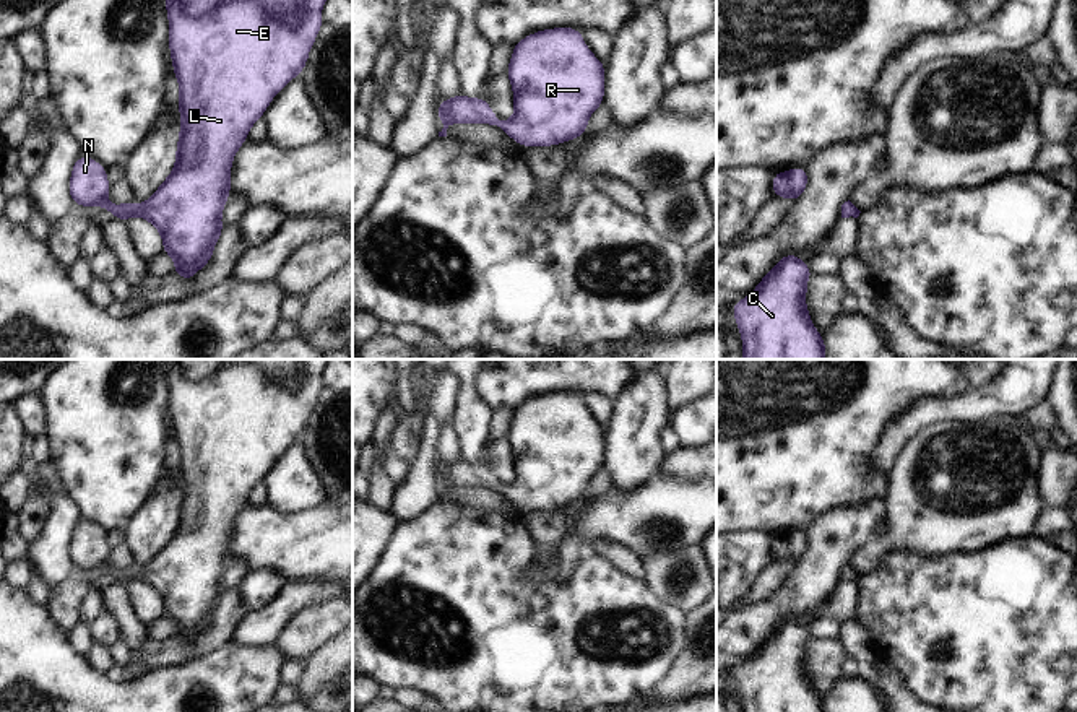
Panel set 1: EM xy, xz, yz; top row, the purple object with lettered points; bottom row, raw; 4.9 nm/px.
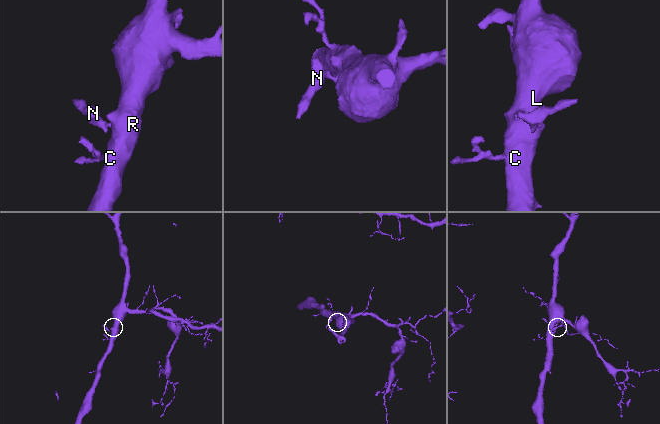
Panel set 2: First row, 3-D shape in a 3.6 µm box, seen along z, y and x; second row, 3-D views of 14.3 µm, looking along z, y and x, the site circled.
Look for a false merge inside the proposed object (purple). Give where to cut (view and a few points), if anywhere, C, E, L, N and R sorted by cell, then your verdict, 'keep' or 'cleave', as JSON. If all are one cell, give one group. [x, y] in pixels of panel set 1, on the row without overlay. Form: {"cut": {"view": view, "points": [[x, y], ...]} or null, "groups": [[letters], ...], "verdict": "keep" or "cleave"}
{"cut": null, "groups": [["C", "E", "L", "N", "R"]], "verdict": "keep"}

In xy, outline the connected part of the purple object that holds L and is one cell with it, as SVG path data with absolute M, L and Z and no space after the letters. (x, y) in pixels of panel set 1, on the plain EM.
M166 359L169 384L169 416L172 434L179 445L180 496L175 512L175 530L153 561L140 569L127 566L112 569L107 566L110 548L107 532L96 523L80 519L75 525L68 556L78 571L99 569L115 584L125 587L130 580L148 584L162 601L166 616L177 631L172 639L184 640L188 647L193 637L203 634L214 618L214 608L224 597L221 579L231 559L231 530L237 514L247 506L249 494L260 484L271 463L309 426L318 393L325 389L322 371L330 359Z

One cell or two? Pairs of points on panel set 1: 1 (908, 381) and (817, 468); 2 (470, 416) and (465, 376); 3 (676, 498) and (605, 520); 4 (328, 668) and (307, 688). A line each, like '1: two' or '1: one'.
1: one
2: one
3: one
4: one

